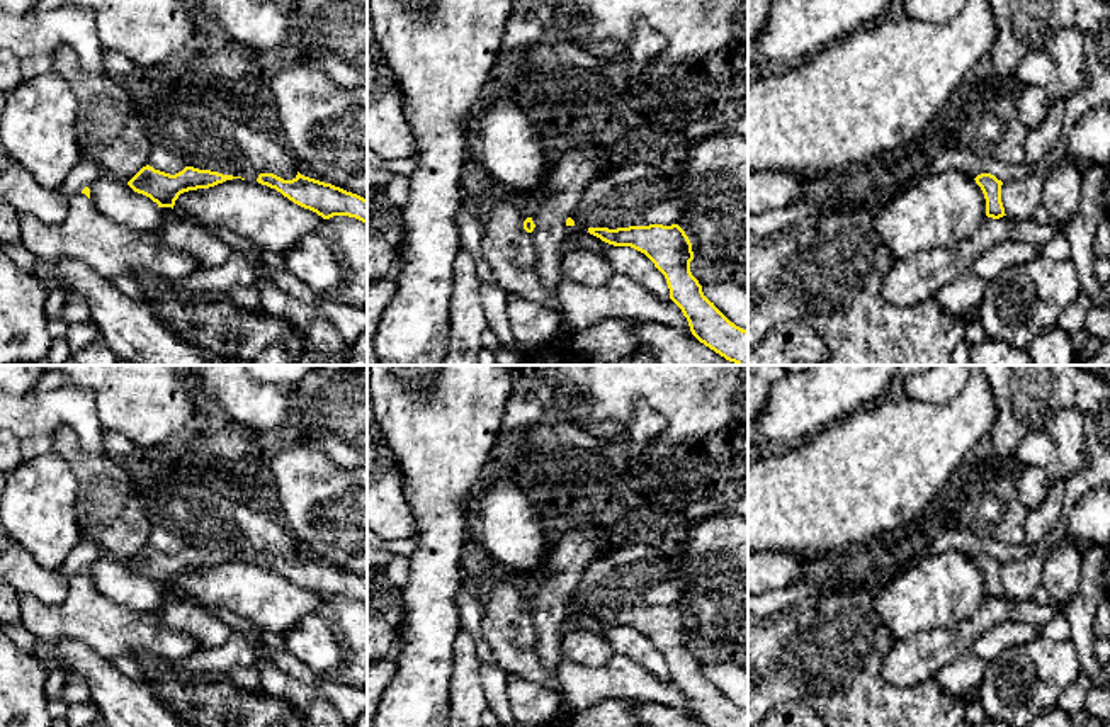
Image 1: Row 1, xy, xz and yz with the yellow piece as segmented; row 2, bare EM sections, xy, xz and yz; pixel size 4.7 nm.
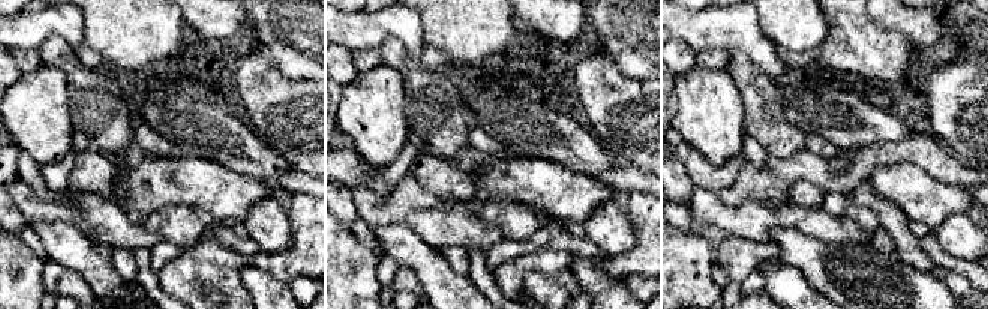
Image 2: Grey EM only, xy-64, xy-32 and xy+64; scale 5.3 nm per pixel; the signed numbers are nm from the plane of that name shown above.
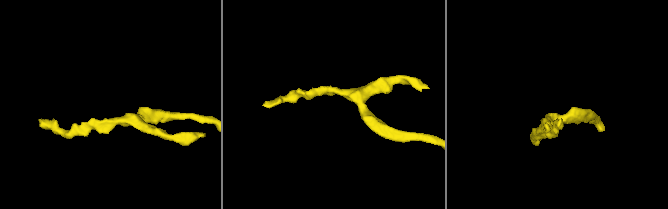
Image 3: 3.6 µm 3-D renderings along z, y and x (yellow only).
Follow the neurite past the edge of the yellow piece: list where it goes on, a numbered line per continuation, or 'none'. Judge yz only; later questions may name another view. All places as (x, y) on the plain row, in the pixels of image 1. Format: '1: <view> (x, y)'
none

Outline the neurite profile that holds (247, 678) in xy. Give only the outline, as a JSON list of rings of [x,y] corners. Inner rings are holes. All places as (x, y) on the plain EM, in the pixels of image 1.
[[[257,664],[236,666],[221,673],[207,673],[206,679],[212,683],[231,683],[241,690],[253,691],[253,693],[262,691],[262,679]]]

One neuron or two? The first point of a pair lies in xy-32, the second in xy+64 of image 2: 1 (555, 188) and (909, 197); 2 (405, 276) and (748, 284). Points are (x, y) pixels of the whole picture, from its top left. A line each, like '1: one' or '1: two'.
1: one
2: two

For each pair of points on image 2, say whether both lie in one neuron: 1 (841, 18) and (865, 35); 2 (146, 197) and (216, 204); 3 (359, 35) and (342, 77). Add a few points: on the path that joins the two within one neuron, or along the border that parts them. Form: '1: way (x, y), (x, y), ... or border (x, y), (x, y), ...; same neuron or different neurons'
1: way (847, 24), (859, 35); same neuron
2: way (164, 194), (198, 194); same neuron
3: border (341, 45), (353, 51); different neurons

